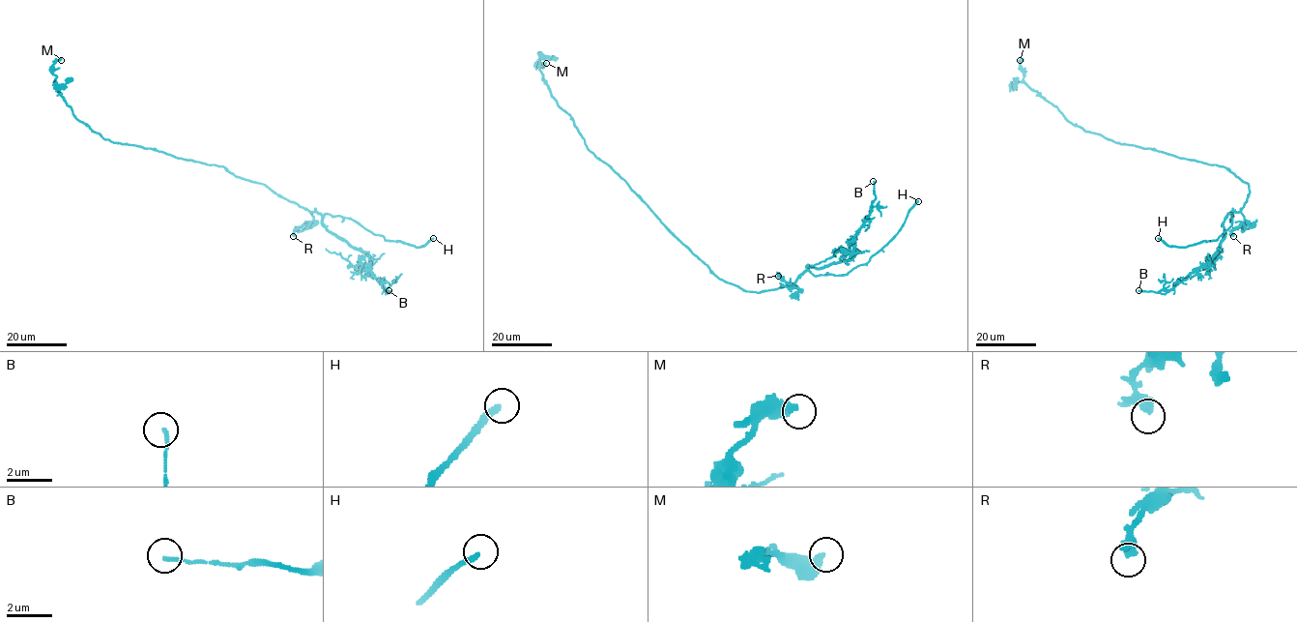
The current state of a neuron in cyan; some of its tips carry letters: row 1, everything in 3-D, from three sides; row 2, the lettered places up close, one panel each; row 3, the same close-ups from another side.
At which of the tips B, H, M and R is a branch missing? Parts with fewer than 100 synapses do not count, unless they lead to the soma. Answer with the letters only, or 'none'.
H

